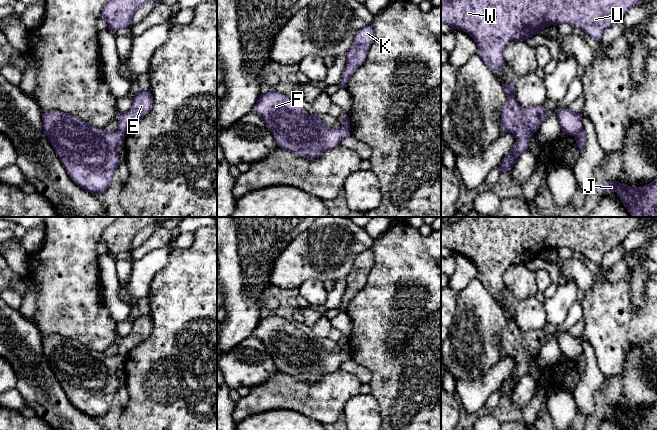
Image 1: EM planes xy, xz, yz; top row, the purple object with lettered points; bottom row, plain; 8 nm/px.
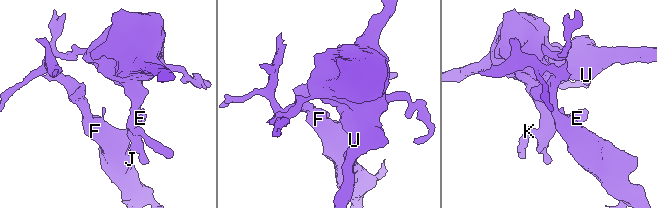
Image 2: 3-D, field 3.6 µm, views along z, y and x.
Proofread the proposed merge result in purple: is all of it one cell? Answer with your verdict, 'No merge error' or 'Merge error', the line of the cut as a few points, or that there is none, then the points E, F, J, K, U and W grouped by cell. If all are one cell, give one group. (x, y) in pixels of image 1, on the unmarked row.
Merge error. Split along yz (582, 352), (574, 360). Groups: E K U W / F J

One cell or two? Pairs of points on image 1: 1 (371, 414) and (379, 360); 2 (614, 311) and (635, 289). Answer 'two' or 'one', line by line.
1: two
2: two

